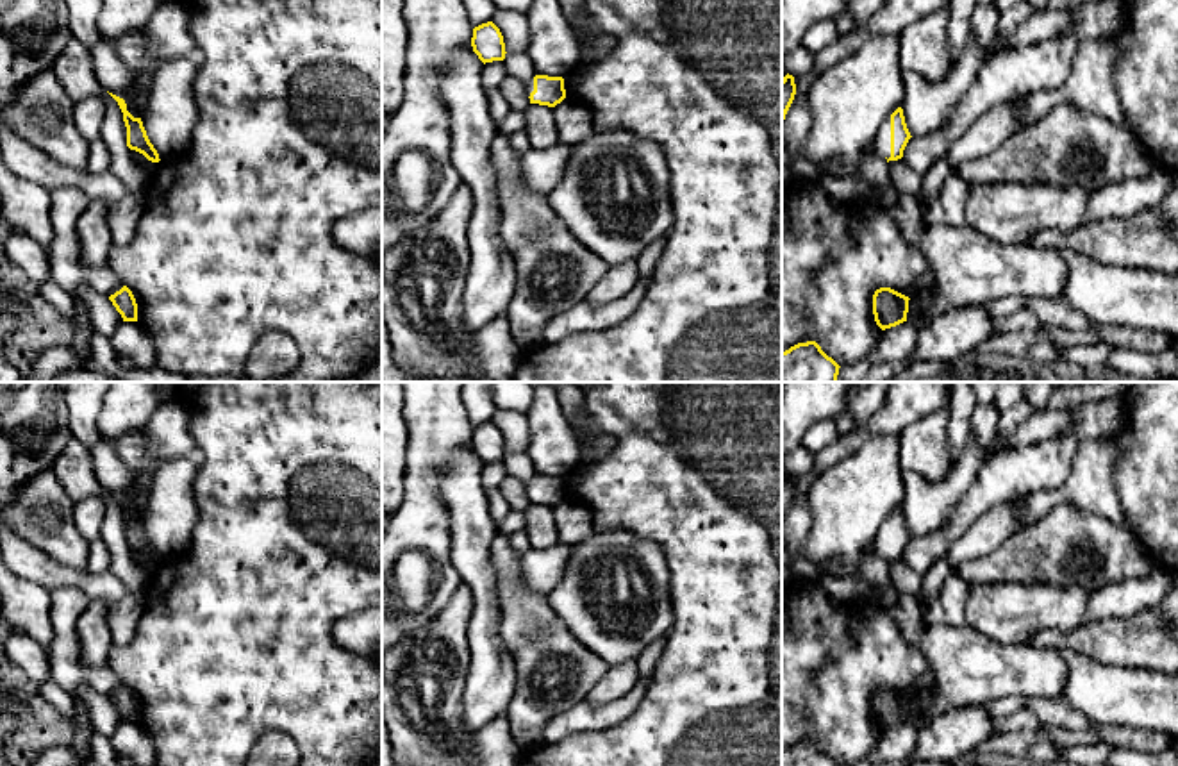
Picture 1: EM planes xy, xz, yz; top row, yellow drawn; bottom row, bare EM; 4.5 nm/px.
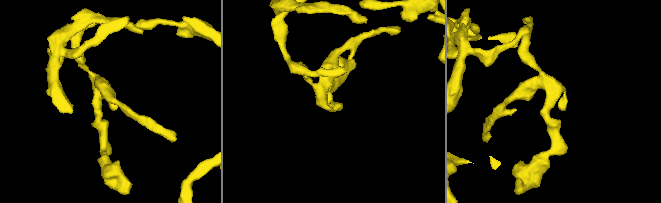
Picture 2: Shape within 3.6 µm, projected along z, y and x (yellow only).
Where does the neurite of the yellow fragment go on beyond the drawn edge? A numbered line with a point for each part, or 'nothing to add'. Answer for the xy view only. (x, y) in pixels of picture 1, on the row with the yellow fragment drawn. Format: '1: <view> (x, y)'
nothing to add

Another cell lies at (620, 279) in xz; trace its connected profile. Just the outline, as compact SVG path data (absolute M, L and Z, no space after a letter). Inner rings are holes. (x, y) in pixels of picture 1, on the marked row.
M626 261L612 264L609 271L589 291L587 302L593 305L605 305L625 296L639 280L637 262Z

